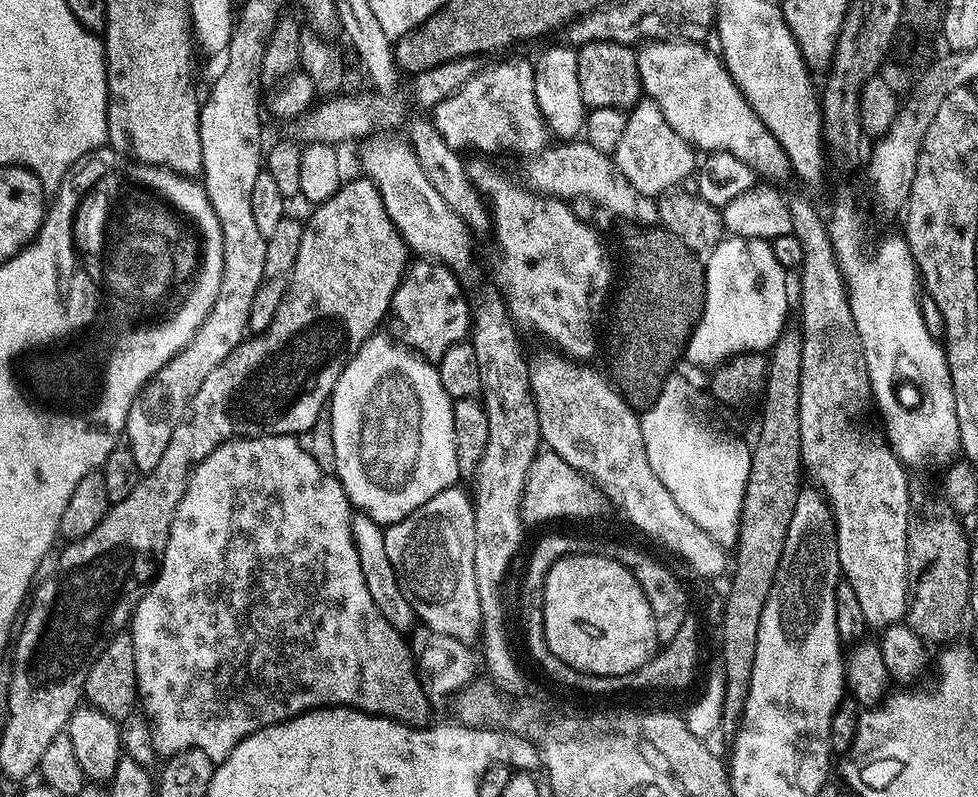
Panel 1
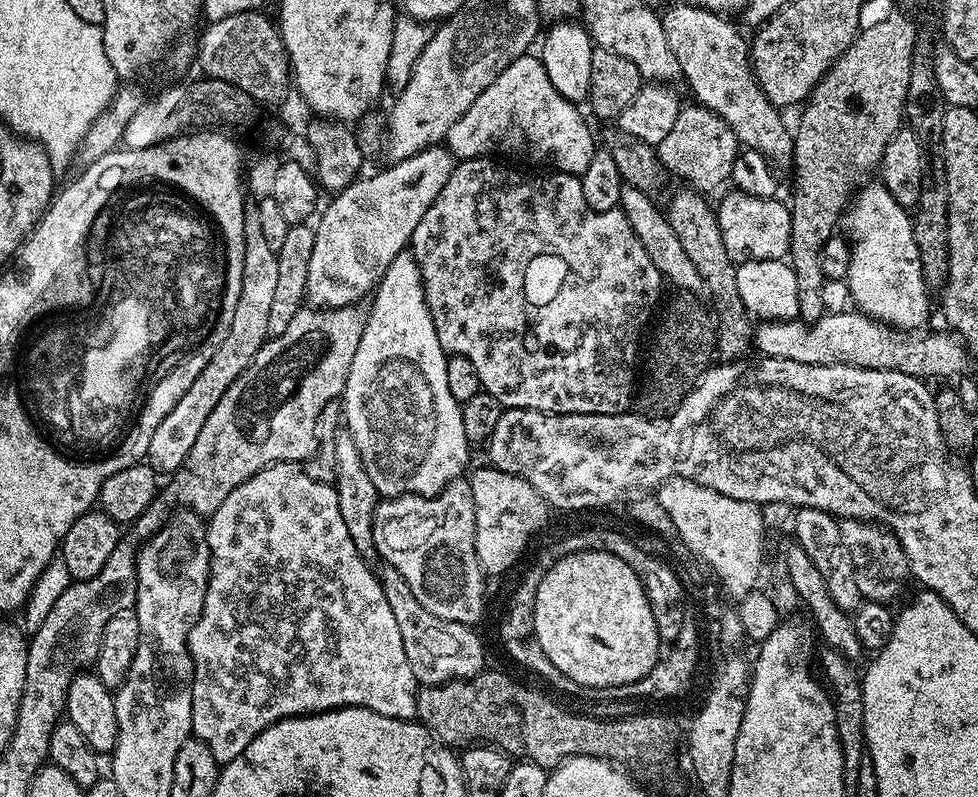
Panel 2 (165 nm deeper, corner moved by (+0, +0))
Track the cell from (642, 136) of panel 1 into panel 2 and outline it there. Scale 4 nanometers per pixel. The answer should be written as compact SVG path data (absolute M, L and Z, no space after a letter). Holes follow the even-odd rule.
M703 106L681 107L670 134L662 138L658 146L660 163L669 173L681 176L685 185L691 186L701 194L709 194L719 184L728 184L732 167L742 145L734 130L718 114Z

